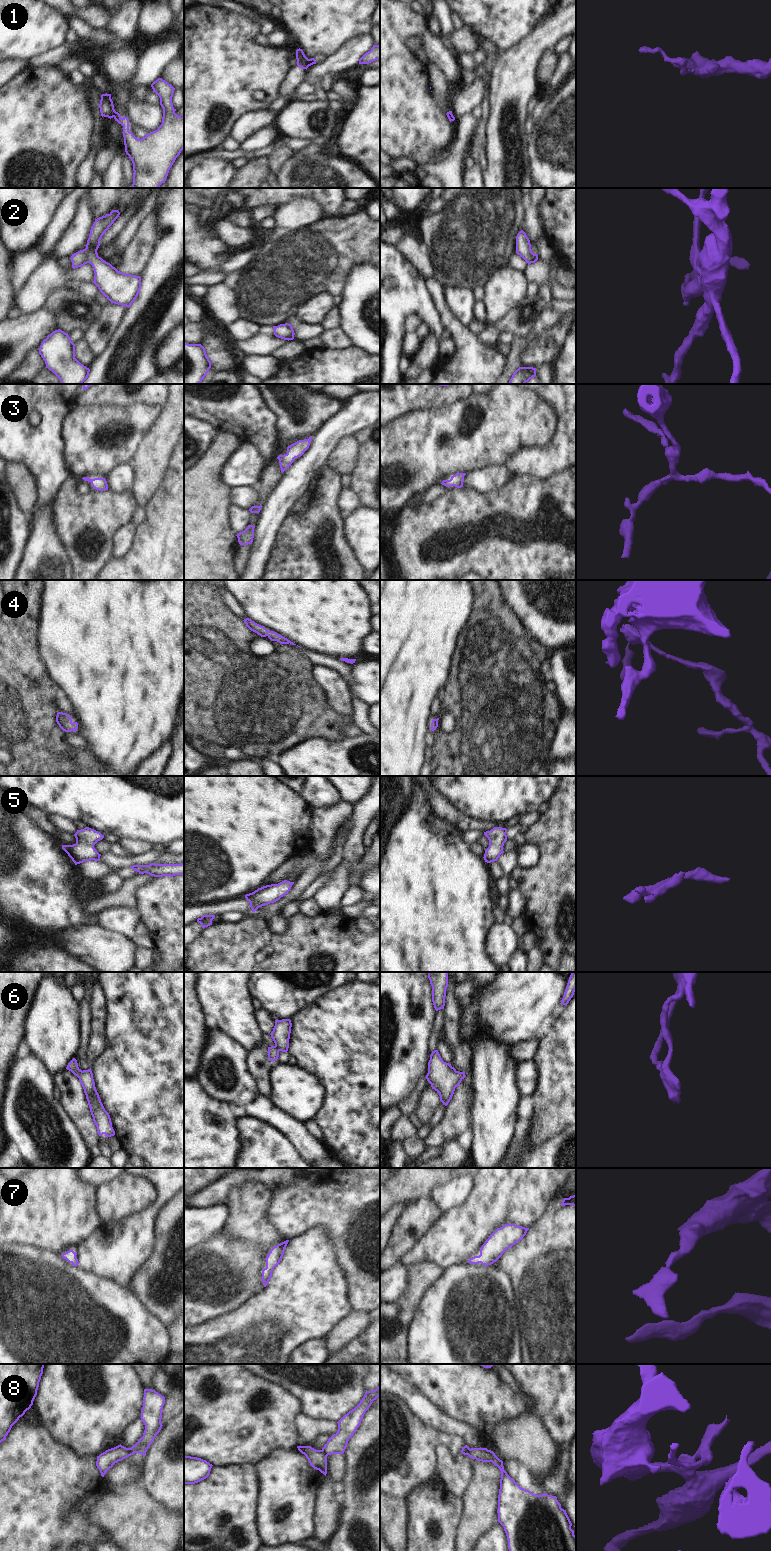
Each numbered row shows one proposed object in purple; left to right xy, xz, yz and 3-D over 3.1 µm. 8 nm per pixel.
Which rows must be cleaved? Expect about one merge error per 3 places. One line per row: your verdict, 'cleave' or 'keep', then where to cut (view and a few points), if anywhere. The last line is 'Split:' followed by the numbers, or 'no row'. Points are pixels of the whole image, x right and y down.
1: cleave | xy (115, 111), (113, 116)
2: cleave | xy (97, 248), (86, 251), (88, 262)
3: keep | no cut
4: keep | no cut
5: keep | no cut
6: keep | no cut
7: keep | no cut
8: cleave | xy (127, 1448), (130, 1455)
Split: 1, 2, 8

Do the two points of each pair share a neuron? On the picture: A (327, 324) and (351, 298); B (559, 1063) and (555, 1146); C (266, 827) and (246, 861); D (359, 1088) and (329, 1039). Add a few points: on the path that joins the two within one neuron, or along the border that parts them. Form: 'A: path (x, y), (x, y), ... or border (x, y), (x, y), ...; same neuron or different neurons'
A: border (338, 307), (341, 326); different neurons
B: border (565, 1127), (555, 1136), (540, 1142), (534, 1148); different neurons
C: path (263, 835), (246, 853); same neuron
D: path (359, 1076), (359, 1069), (341, 1051); same neuron

